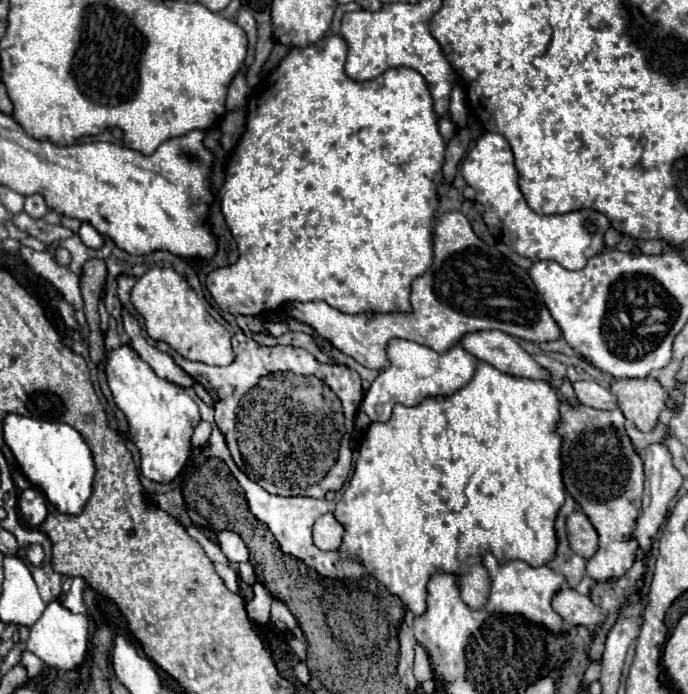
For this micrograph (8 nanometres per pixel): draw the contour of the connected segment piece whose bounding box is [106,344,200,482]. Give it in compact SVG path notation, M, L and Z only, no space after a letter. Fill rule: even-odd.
M122 344L108 352L106 378L116 406L126 414L130 424L128 436L140 450L142 474L156 482L174 480L190 456L190 436L200 422L196 402L188 398L184 388L178 384L156 376L156 372L144 360L140 360L138 352L130 344Z

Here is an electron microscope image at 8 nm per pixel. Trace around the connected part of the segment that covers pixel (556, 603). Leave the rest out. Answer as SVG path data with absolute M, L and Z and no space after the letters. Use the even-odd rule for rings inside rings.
M560 588L554 594L552 608L566 624L572 624L572 626L578 626L578 624L598 626L606 618L606 614L598 606L594 606L588 596L582 596L572 588Z

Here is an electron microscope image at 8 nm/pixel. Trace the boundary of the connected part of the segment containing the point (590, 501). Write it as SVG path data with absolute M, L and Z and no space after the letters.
M562 398L562 402L560 402L560 420L558 420L558 424L556 424L556 434L562 438L562 464L564 464L564 466L562 466L562 480L564 480L566 492L576 500L576 504L584 510L584 514L588 516L588 520L592 522L592 526L594 526L596 532L598 532L598 550L596 550L596 554L594 554L594 556L588 560L588 564L586 564L586 572L588 572L588 576L594 578L594 580L598 580L598 582L622 576L622 574L632 566L632 562L634 562L634 550L636 550L636 546L638 546L638 542L632 540L632 536L634 536L634 528L636 528L636 518L638 518L640 508L642 508L644 470L642 470L642 458L640 458L636 446L632 444L630 436L626 434L624 422L626 422L626 420L624 420L624 414L622 414L622 412L600 412L600 410L588 408L588 406L584 406L584 404L576 404L576 406L572 406L572 404L566 402L566 398Z

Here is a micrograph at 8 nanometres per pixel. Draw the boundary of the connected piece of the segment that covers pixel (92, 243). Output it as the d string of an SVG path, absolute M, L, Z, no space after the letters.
M82 224L80 226L80 238L82 238L82 242L84 244L88 244L88 248L100 248L100 244L104 244L104 236L102 234L98 234L90 224Z

